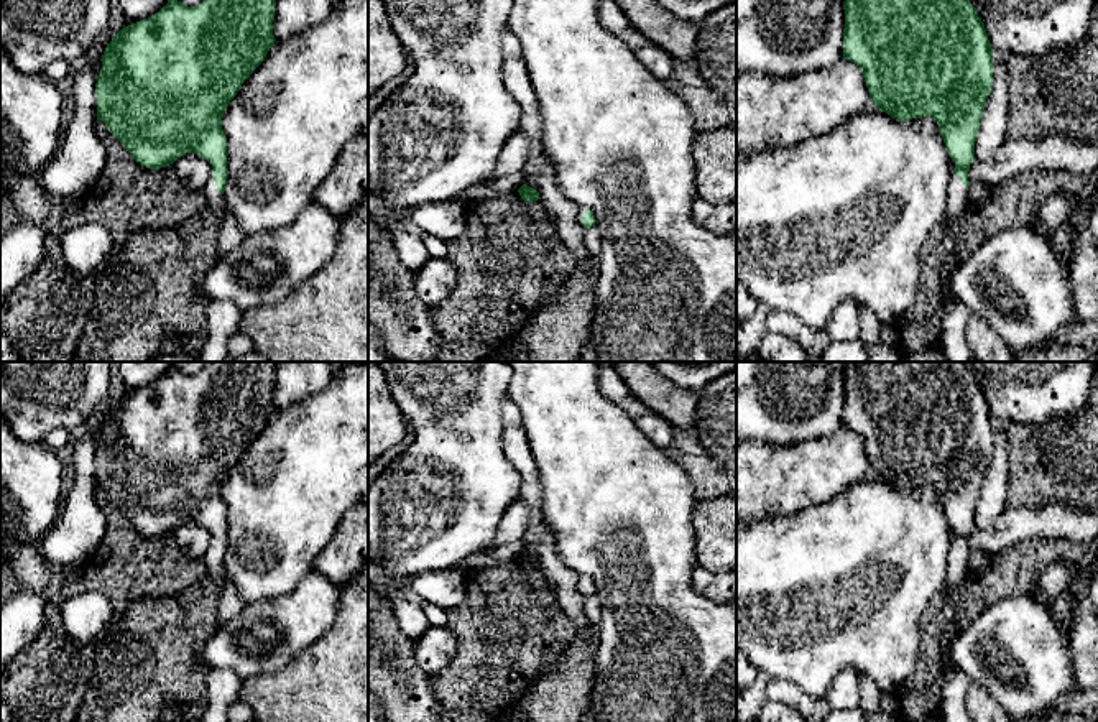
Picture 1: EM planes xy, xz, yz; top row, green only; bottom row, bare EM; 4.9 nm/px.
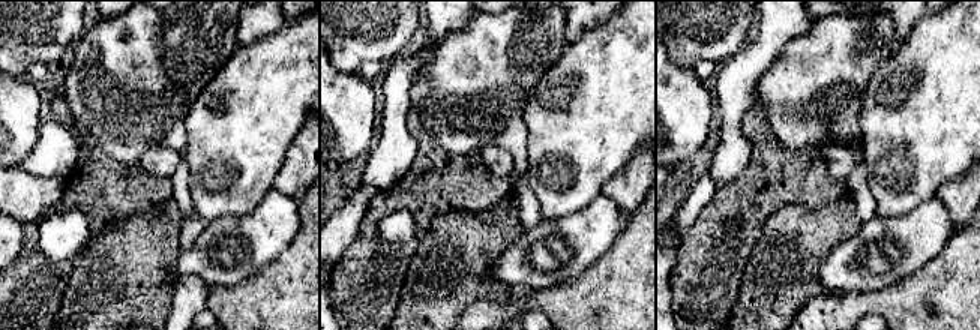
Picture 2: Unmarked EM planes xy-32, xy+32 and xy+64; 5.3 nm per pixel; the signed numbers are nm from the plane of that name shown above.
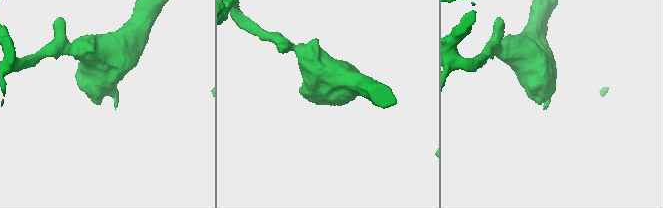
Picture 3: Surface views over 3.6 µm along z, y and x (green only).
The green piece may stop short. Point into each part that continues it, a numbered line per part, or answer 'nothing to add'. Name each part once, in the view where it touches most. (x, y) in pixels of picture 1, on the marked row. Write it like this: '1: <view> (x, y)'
1: xy (217, 206)

